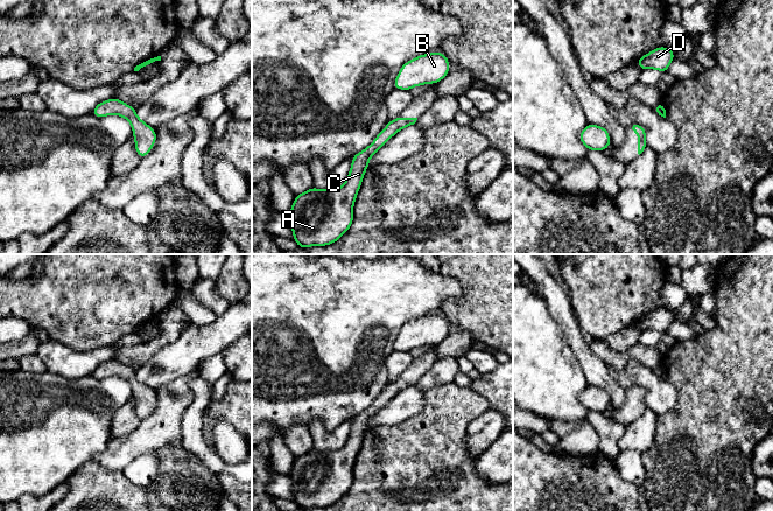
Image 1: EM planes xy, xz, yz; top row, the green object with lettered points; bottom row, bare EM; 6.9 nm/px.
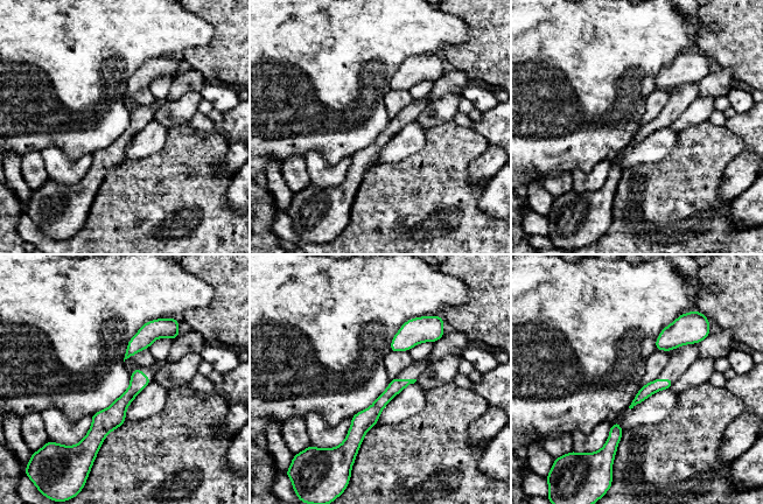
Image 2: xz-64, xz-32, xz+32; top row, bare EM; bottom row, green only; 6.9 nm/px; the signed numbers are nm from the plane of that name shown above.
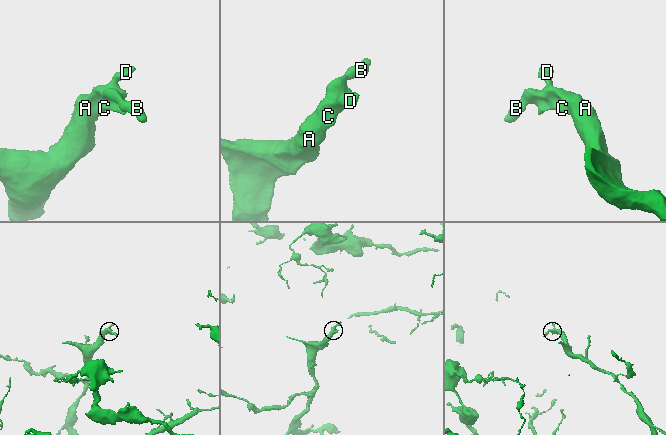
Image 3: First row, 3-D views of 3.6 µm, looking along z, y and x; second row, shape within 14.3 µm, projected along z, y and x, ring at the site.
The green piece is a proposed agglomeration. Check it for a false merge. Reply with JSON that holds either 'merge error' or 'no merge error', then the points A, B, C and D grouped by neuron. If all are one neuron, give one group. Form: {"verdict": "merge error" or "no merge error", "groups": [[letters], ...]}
{"verdict": "no merge error", "groups": [["A", "B", "C", "D"]]}

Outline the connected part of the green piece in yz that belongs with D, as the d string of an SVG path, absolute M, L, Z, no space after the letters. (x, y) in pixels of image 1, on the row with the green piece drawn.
M660 47L649 51L647 55L641 56L637 64L641 70L656 69L661 72L666 72L673 60L674 51L666 47Z

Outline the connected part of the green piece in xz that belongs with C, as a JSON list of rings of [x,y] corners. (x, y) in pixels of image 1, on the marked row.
[[[400,117],[391,120],[367,148],[352,158],[350,174],[342,187],[326,190],[312,187],[295,197],[288,215],[298,247],[326,246],[350,229],[353,204],[370,159],[400,130],[414,125],[416,120]]]

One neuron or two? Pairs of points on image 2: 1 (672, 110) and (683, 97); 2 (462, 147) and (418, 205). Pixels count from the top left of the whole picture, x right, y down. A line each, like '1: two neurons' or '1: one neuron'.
1: one neuron
2: one neuron

